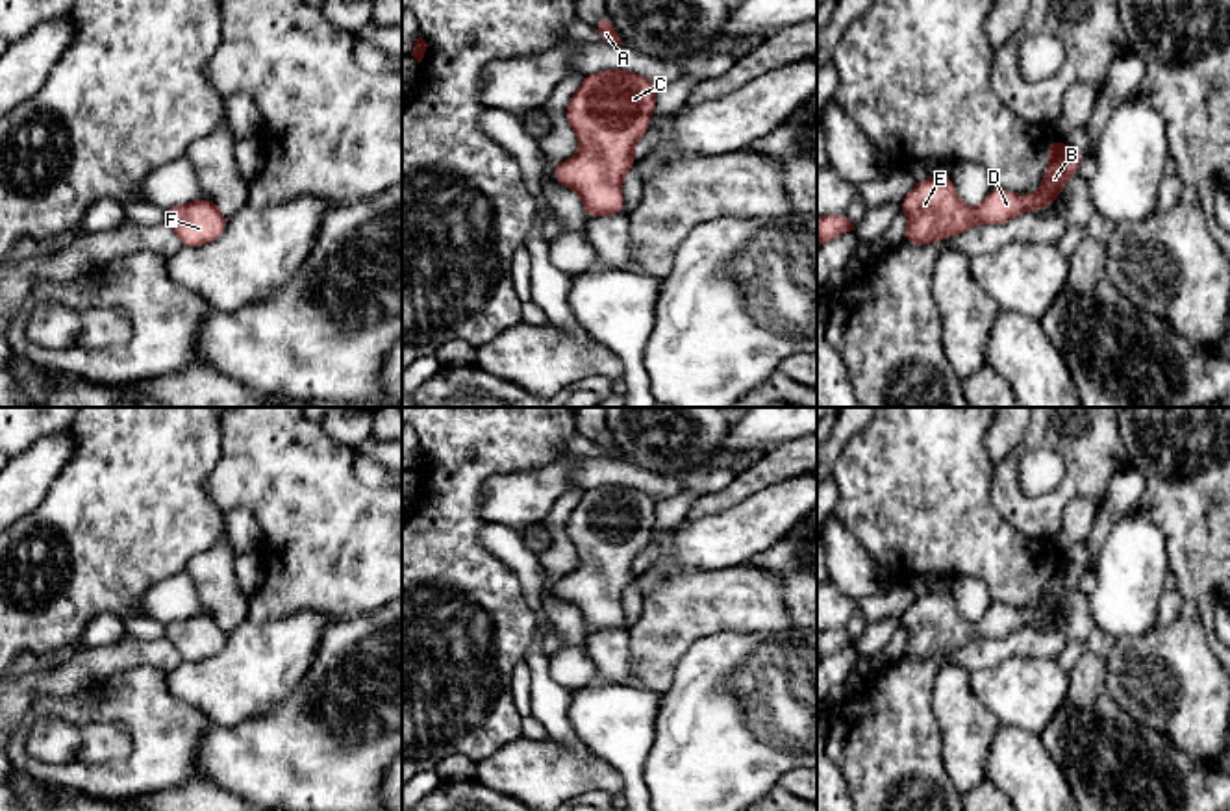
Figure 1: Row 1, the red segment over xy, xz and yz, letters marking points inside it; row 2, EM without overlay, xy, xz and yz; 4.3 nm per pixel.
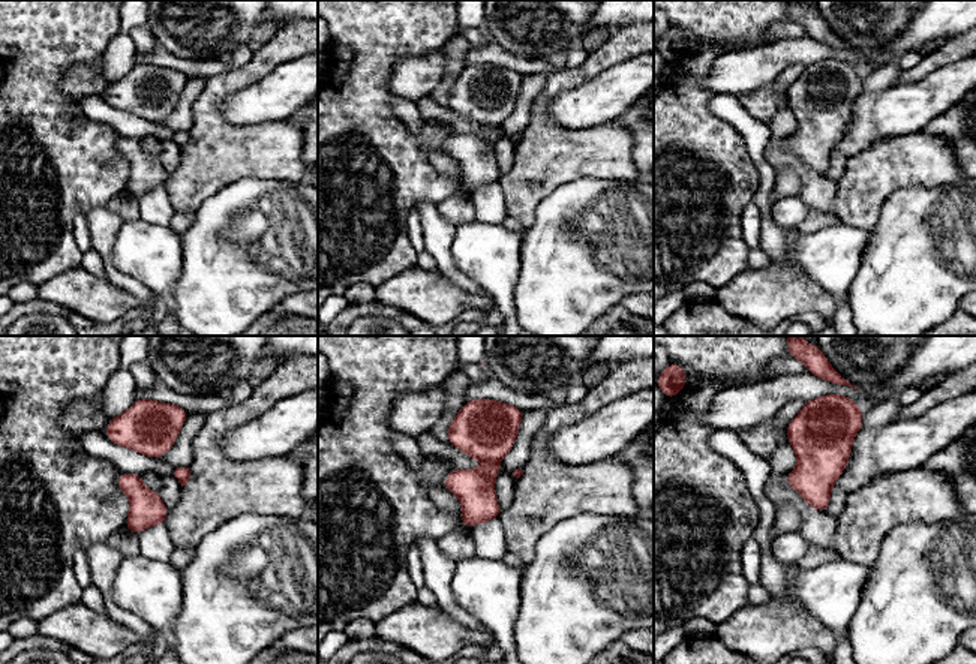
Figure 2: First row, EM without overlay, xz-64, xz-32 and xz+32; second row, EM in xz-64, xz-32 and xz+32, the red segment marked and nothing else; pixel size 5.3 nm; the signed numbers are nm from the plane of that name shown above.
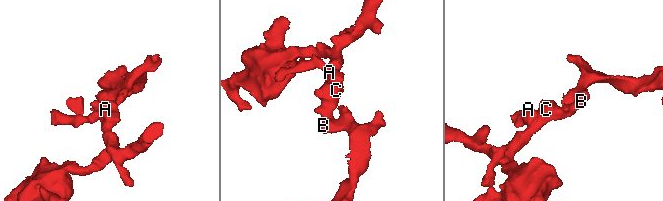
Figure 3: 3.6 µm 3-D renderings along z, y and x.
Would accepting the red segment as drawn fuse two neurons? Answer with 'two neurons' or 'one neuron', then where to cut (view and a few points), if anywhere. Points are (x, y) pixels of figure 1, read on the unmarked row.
one neuron; no cut

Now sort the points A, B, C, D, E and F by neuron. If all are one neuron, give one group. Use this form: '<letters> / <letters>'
A B C D E F

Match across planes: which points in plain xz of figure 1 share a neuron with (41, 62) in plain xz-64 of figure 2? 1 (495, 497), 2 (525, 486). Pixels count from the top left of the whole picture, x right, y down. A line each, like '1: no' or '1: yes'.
1: no
2: no

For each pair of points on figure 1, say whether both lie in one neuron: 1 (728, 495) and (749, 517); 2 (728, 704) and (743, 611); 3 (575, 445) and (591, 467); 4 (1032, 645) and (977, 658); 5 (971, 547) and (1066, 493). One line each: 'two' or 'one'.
1: two
2: two
3: two
4: one
5: two

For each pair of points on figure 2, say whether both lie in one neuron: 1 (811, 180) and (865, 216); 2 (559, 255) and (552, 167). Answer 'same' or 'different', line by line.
1: different
2: different

